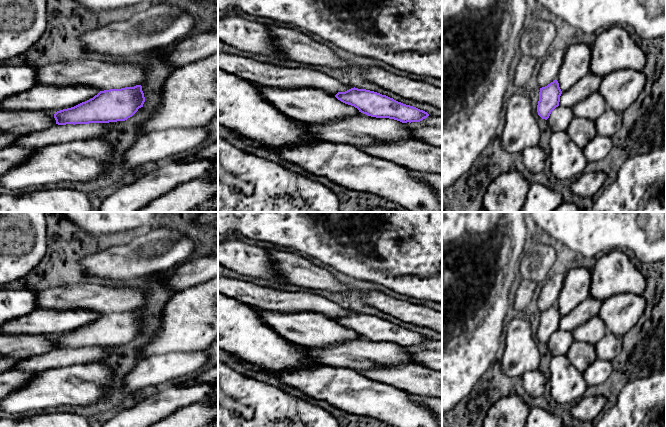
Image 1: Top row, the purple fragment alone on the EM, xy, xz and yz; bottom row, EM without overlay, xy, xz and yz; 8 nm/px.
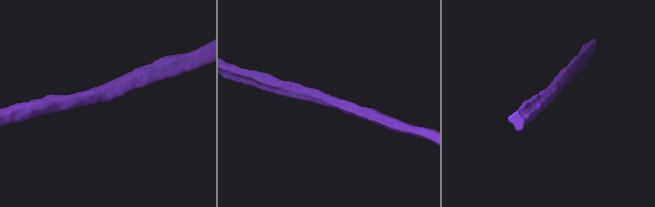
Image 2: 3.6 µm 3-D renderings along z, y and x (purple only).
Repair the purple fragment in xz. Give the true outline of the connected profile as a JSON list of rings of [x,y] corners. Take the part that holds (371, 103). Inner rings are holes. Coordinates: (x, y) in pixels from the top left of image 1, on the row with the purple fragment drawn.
[[[351,88],[338,92],[335,97],[341,102],[354,106],[359,112],[376,118],[389,118],[402,123],[420,122],[429,114],[416,107],[403,104],[380,93]]]

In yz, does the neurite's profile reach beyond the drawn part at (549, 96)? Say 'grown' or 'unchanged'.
unchanged

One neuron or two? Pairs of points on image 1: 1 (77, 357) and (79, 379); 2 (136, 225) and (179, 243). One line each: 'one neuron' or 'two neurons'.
1: two neurons
2: two neurons

